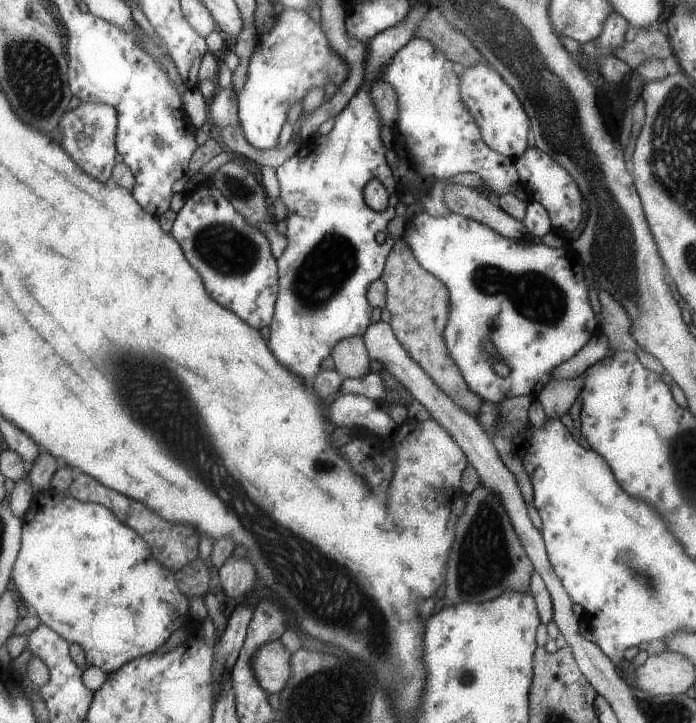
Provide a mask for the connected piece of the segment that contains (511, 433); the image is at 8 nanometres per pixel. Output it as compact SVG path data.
M518 395L498 404L498 422L491 432L491 439L502 457L504 464L516 477L522 498L529 507L533 503L533 486L528 472L524 470L522 460L514 450L514 436L529 427L528 408L532 406L534 396Z

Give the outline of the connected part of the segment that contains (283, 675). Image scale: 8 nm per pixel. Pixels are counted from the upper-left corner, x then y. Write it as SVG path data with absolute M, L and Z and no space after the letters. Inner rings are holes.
M278 639L264 644L252 656L252 670L260 686L274 694L280 694L292 678L292 652L286 650L282 640Z

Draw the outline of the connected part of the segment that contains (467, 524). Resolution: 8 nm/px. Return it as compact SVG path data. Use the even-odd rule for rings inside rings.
M479 484L468 496L468 510L460 516L460 526L456 526L456 546L452 546L452 558L448 560L446 604L470 602L470 592L472 602L494 600L504 590L526 592L535 574L528 555L498 496Z

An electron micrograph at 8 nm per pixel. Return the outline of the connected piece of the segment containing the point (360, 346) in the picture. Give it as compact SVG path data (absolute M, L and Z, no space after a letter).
M351 336L340 341L332 350L335 369L343 380L360 378L370 373L370 356L363 337Z

